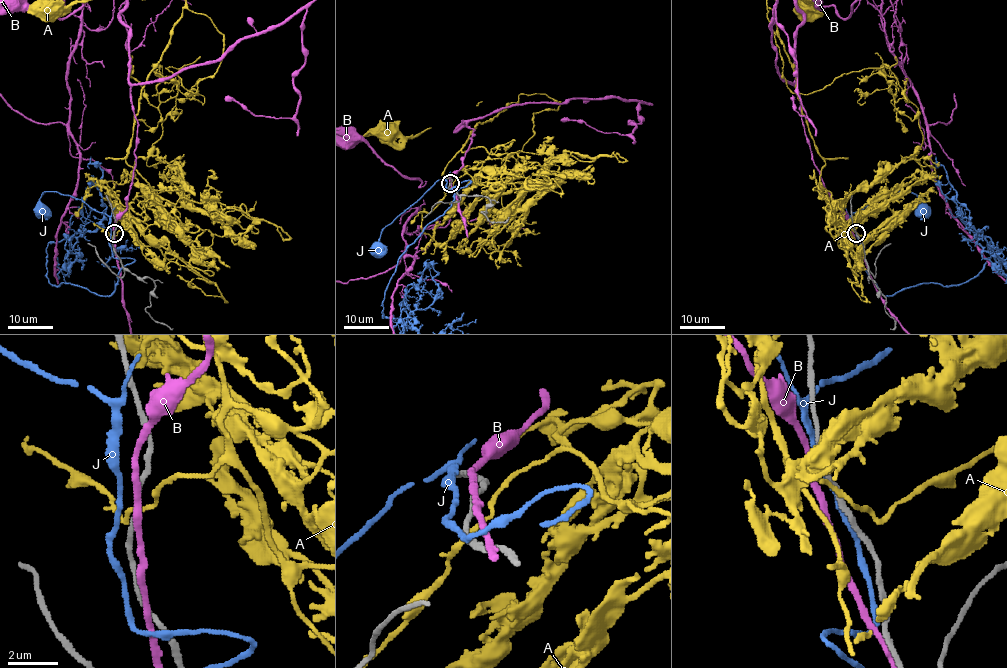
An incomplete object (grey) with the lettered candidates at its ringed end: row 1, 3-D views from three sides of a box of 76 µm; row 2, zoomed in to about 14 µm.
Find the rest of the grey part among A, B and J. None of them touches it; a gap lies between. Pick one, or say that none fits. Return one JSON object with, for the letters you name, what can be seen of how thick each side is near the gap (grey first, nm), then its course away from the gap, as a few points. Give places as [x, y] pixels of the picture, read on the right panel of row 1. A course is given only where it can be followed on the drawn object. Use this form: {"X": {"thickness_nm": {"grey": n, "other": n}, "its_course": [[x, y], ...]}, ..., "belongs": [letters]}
{"A": {"thickness_nm": {"grey": 200, "other": 160}}, "belongs": ["A"]}

